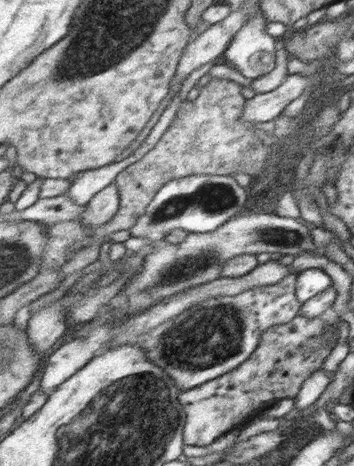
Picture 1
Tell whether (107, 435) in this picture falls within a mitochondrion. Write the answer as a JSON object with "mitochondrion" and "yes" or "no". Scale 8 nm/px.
{"mitochondrion":"yes"}

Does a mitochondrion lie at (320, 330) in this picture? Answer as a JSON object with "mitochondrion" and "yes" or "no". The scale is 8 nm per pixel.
{"mitochondrion":"no"}

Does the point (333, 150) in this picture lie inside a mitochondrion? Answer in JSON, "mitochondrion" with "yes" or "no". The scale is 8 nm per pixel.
{"mitochondrion":"yes"}

